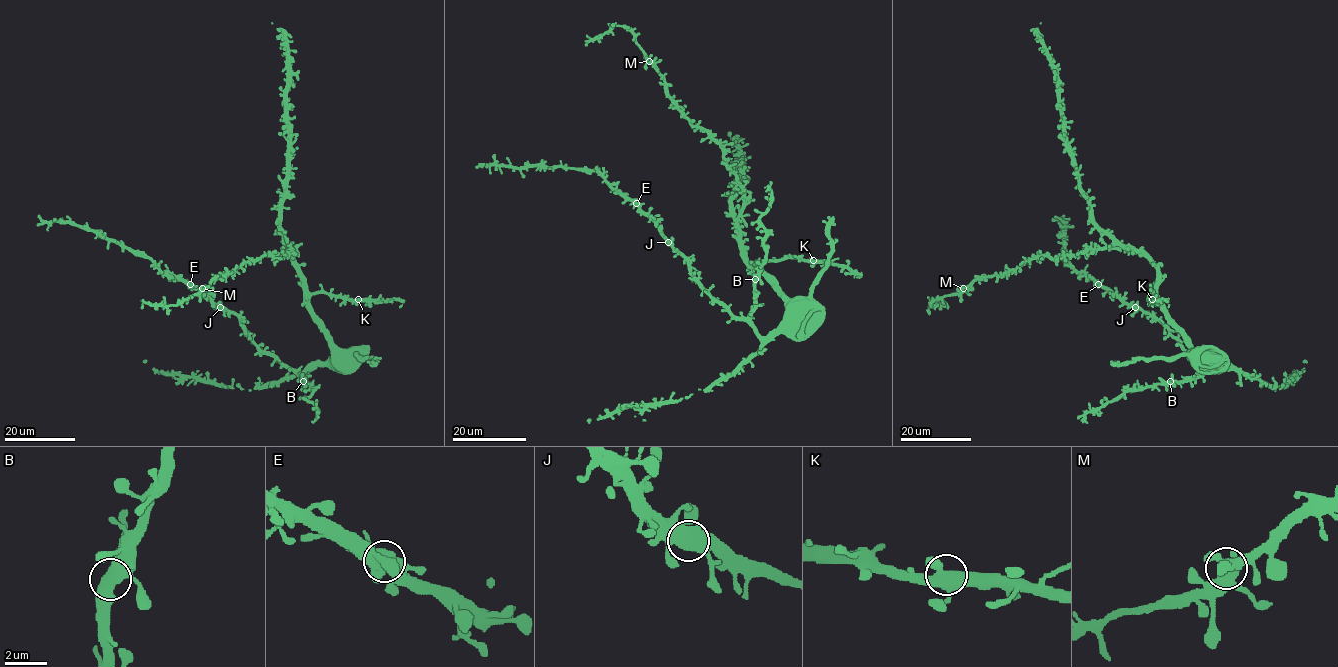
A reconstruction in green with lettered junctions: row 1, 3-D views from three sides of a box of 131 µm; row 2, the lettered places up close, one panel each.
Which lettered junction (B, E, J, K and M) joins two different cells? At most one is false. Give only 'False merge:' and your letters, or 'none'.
False merge: none

